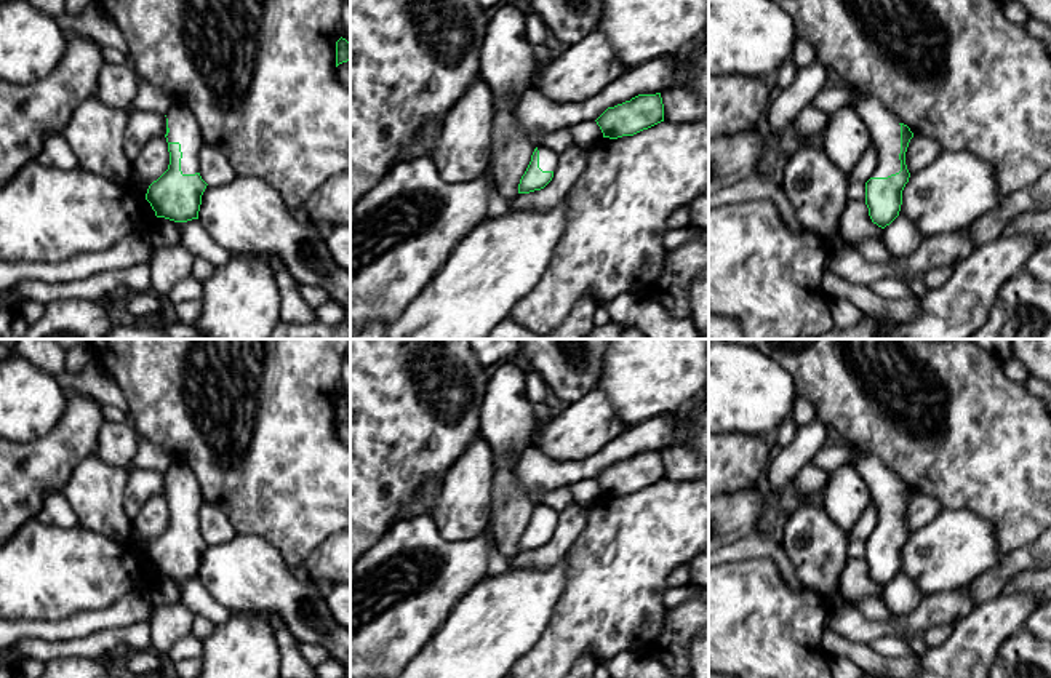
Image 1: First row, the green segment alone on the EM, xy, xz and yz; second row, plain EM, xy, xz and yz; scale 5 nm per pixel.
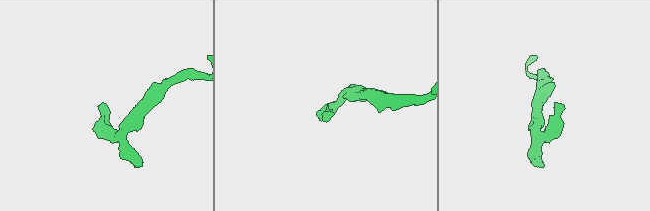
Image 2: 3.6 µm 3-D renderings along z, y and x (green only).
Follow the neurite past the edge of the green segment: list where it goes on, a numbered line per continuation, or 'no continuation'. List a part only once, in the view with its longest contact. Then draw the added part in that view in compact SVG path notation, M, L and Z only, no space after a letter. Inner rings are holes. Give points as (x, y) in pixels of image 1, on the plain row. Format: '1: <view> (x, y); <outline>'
1: xy (183, 485); M174 462L168 472L168 501L181 502L181 529L182 532L200 531L198 512L205 499L202 496L200 485L186 462Z

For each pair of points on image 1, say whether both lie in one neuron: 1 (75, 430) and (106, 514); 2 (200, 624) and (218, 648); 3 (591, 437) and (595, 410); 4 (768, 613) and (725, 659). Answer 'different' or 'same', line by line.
1: different
2: different
3: same
4: same

